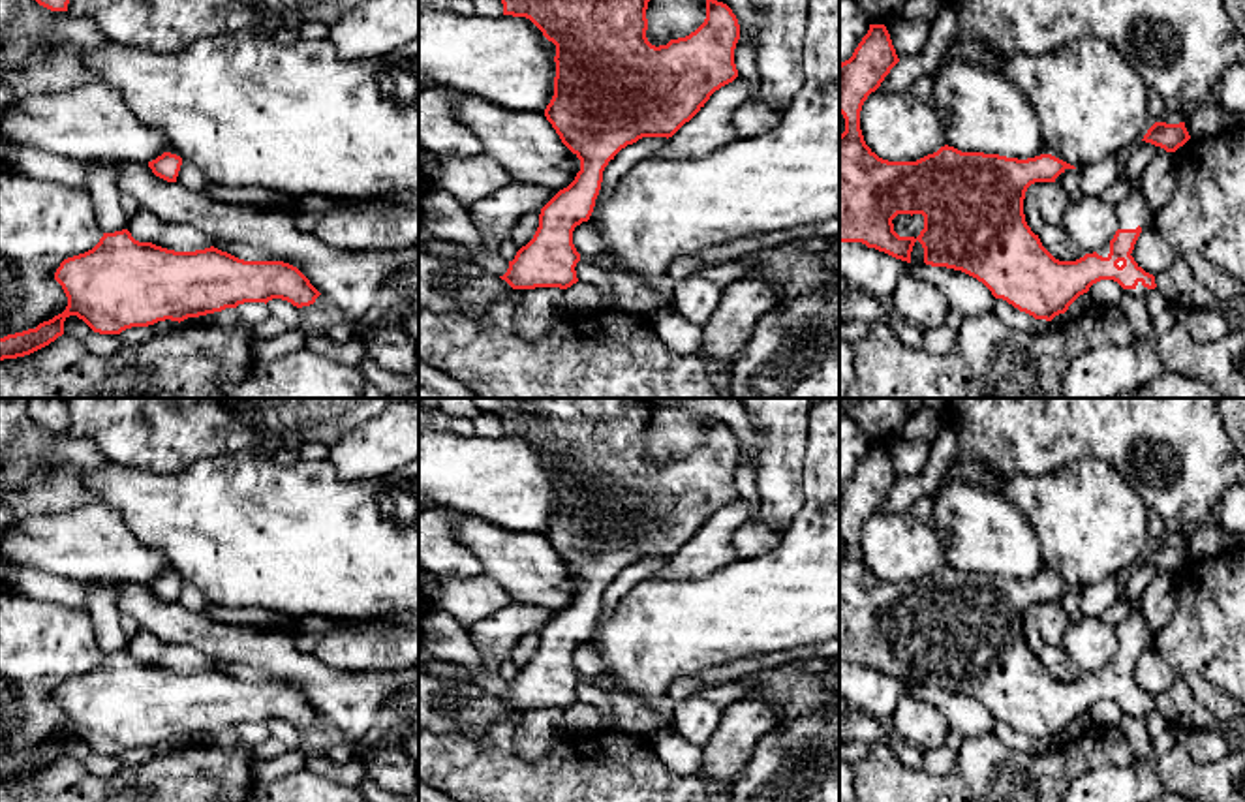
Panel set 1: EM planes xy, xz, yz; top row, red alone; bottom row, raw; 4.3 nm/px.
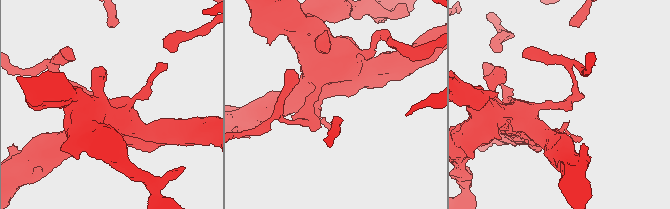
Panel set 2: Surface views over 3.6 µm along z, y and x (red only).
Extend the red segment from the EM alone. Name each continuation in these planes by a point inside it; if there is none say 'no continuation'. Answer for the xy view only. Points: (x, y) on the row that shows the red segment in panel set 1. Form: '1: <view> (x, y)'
no continuation

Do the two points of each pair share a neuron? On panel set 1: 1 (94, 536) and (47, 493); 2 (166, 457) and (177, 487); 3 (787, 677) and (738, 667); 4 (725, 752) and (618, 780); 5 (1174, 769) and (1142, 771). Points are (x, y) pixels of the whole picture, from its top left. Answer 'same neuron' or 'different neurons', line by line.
1: different neurons
2: different neurons
3: different neurons
4: different neurons
5: different neurons

